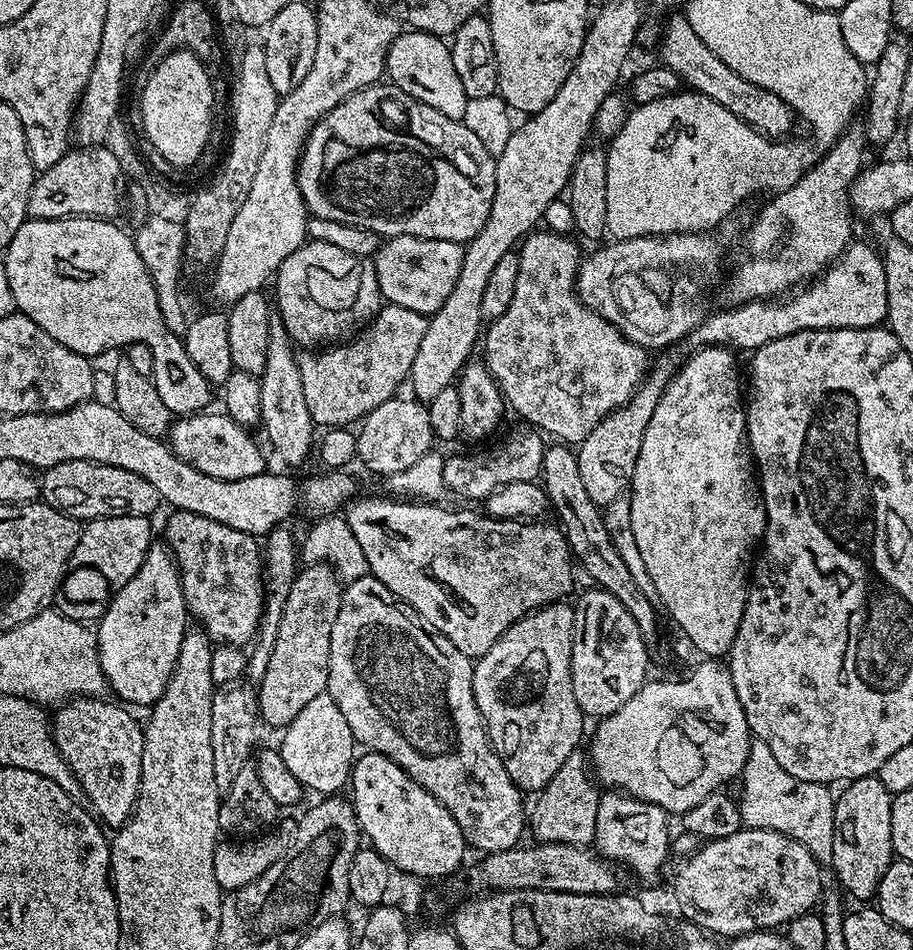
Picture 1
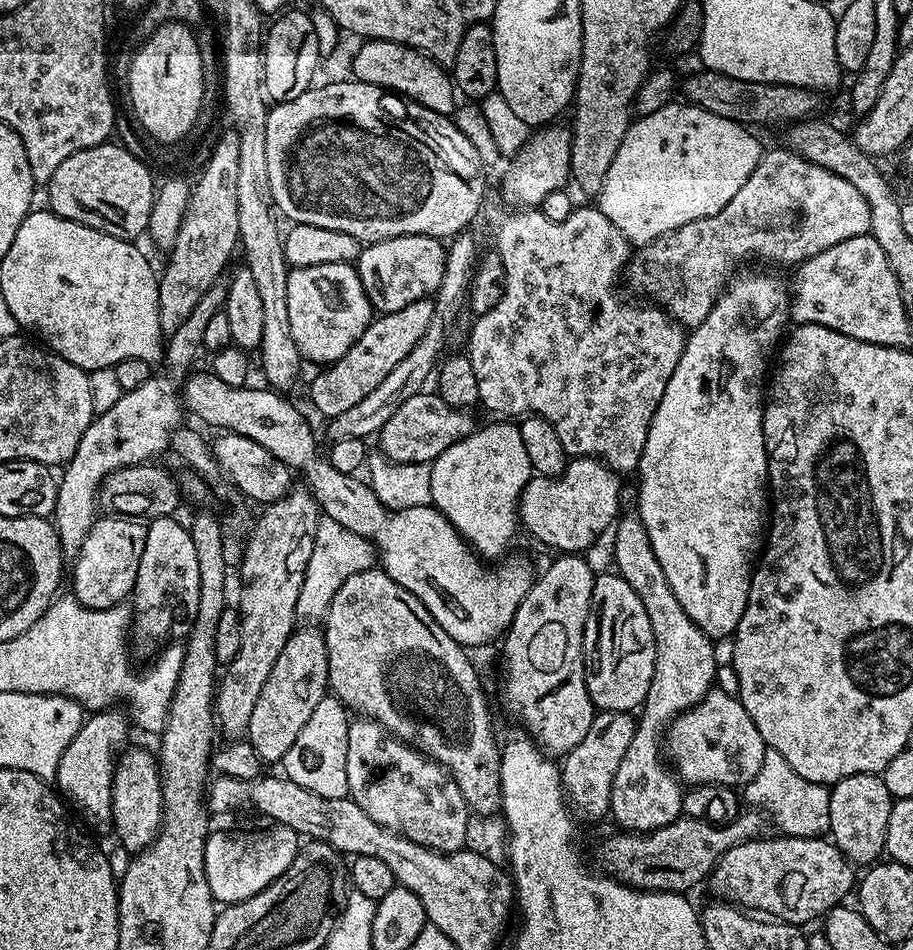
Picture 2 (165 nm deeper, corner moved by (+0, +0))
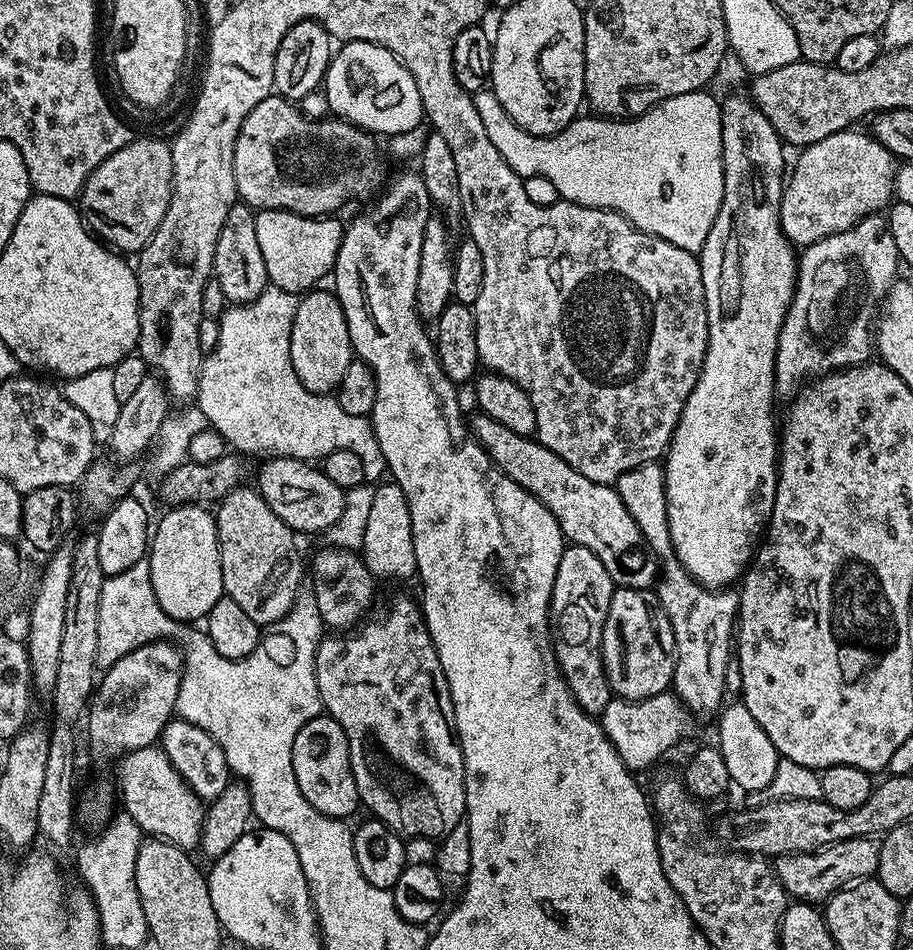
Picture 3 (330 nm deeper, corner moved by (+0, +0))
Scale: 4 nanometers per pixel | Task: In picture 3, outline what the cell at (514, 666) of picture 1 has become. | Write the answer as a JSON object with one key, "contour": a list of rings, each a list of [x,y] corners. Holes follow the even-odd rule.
{"contour":[[[569,543],[558,562],[558,574],[554,578],[550,627],[564,681],[570,686],[578,706],[595,717],[607,710],[614,699],[600,653],[602,626],[606,622],[606,610],[610,610],[613,591],[610,574],[598,554],[586,550],[581,544]]]}

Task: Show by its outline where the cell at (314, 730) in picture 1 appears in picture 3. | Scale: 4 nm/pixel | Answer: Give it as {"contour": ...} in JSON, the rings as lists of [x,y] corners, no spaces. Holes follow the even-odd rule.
{"contour":[[[327,714],[307,721],[294,738],[293,764],[298,787],[315,810],[327,816],[348,818],[358,808],[360,795],[350,766],[350,750],[343,724]]]}

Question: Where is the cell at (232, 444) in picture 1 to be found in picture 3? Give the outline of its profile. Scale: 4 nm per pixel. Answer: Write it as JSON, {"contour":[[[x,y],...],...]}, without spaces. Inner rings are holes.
{"contour":[[[273,456],[265,459],[264,464],[260,468],[260,484],[258,483],[258,491],[261,498],[266,502],[266,506],[270,506],[270,510],[274,510],[274,514],[278,514],[278,518],[282,518],[282,522],[286,522],[286,526],[297,534],[303,532],[320,532],[327,533],[330,526],[334,526],[344,517],[346,507],[345,489],[334,486],[334,482],[330,482],[330,478],[326,478],[326,474],[319,467],[313,466],[306,460],[295,460],[289,456]]]}

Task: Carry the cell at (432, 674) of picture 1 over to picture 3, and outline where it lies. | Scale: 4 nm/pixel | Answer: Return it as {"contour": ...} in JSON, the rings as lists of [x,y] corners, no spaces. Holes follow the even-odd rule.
{"contour":[[[324,546],[313,558],[312,564],[310,560],[310,584],[311,580],[310,592],[316,596],[318,612],[325,625],[332,630],[348,630],[359,625],[365,619],[364,611],[371,606],[376,596],[377,581],[373,573],[350,548]]]}

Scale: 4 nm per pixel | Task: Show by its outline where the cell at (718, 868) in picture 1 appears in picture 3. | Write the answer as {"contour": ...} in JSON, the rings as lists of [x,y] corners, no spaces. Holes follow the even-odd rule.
{"contour":[[[855,837],[852,840],[840,841],[824,847],[819,851],[800,852],[796,855],[775,857],[774,864],[778,869],[780,881],[784,884],[785,893],[800,902],[824,902],[841,888],[855,884],[857,880],[866,880],[876,876],[876,867],[880,861],[880,844],[875,839]]]}

